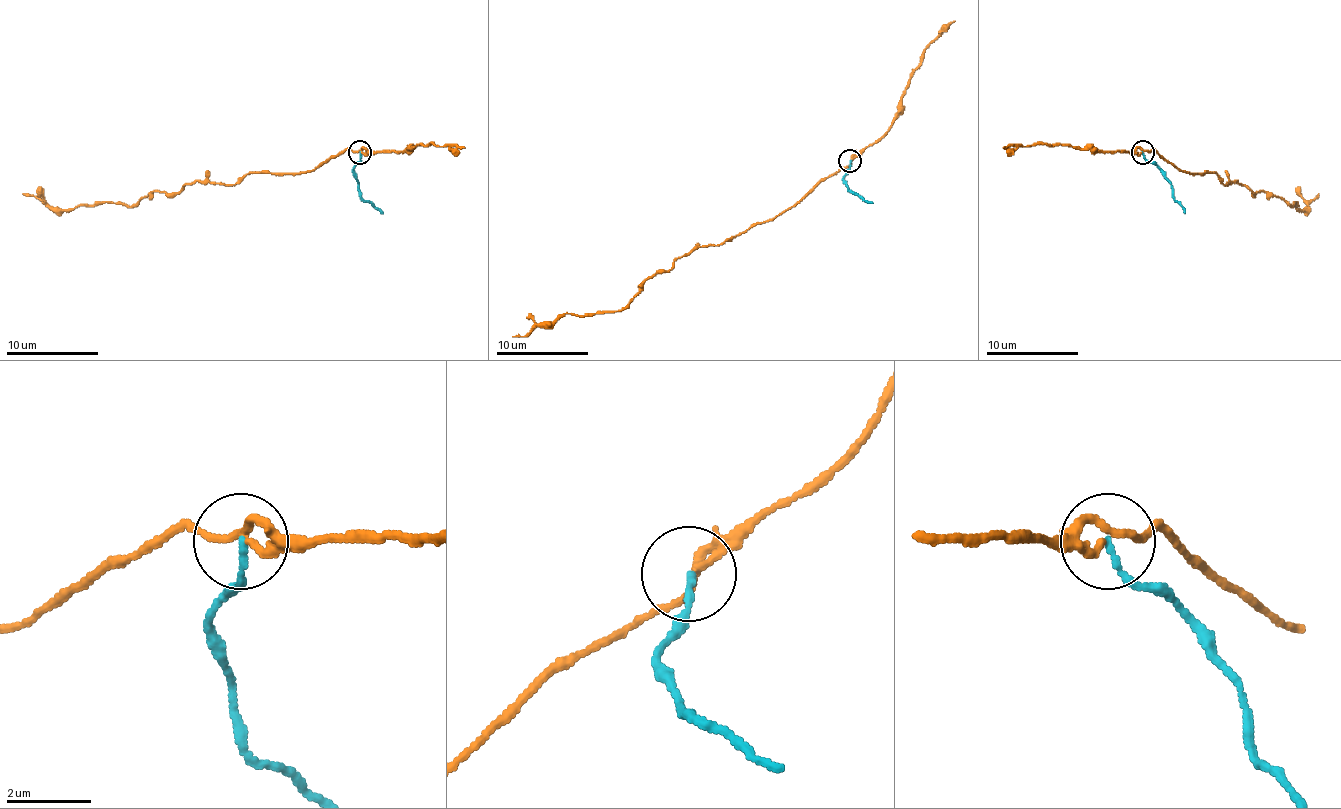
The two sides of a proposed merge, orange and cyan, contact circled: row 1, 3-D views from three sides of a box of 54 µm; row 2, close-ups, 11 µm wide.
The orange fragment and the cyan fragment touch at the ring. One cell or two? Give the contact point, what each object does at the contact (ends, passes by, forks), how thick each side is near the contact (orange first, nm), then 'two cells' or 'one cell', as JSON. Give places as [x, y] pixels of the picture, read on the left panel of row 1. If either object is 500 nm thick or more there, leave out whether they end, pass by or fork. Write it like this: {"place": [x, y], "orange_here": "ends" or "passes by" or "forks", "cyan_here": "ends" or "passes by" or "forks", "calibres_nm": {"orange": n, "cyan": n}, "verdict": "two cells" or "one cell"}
{"place": [360, 152], "orange_here": "ends", "cyan_here": "ends", "calibres_nm": {"orange": 170, "cyan": 130}, "verdict": "two cells"}

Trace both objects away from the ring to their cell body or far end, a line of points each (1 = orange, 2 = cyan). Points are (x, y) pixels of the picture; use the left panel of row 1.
1: (360, 153), (342, 150), (310, 171), (248, 173), (234, 185), (195, 180), (130, 206), (54, 210), (22, 194)
2: (360, 153), (353, 166), (358, 194), (383, 212)

